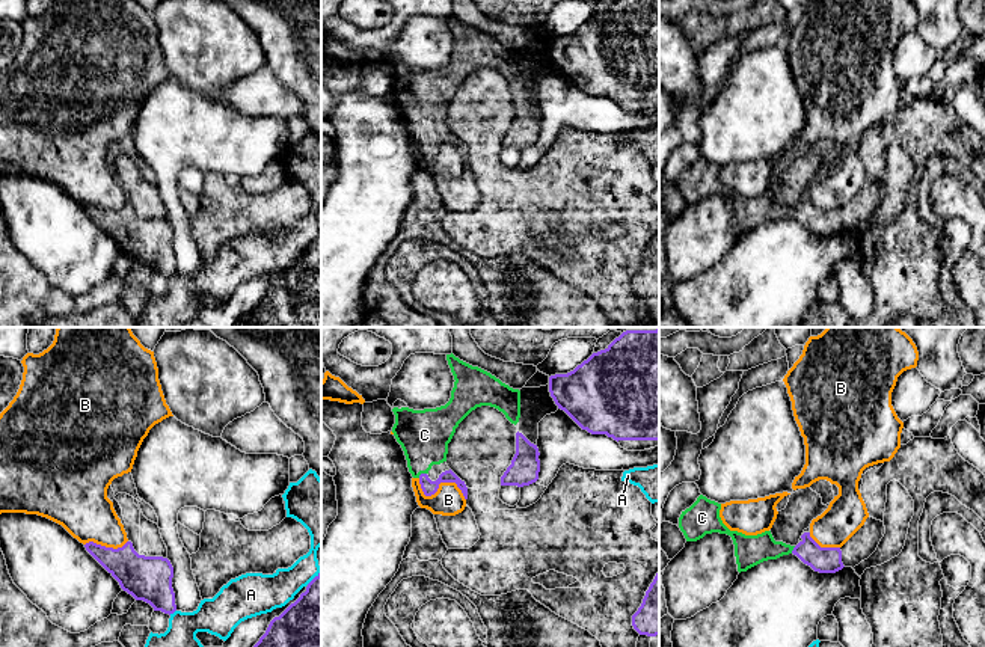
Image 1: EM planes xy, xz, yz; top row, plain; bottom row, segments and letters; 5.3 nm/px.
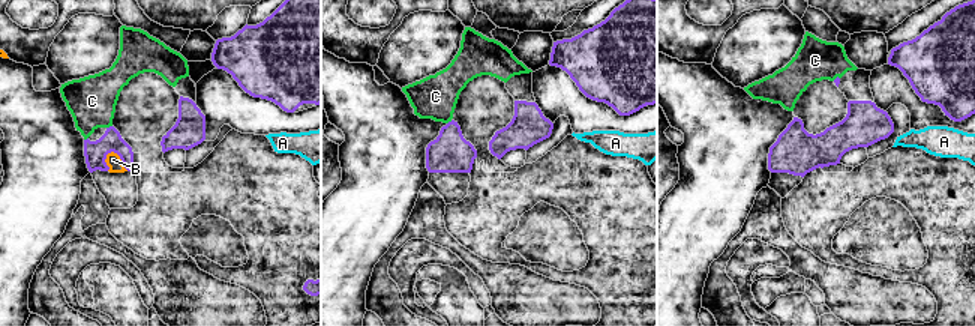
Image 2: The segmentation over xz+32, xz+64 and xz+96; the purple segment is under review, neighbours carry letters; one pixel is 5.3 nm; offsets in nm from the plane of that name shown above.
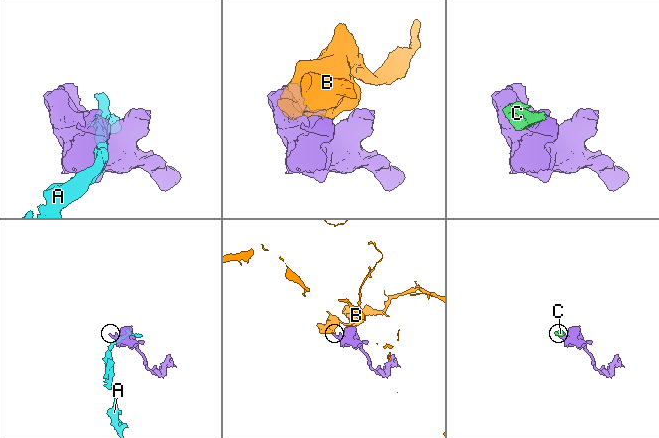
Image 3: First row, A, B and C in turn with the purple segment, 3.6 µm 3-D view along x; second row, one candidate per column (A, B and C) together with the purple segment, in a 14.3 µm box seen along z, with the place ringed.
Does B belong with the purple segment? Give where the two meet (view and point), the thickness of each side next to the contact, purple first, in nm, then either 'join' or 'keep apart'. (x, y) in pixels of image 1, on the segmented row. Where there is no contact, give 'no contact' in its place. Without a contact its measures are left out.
meets purple in xz at (439, 483); 80 nm thick on the purple side, 160 nm on the other; keep apart

